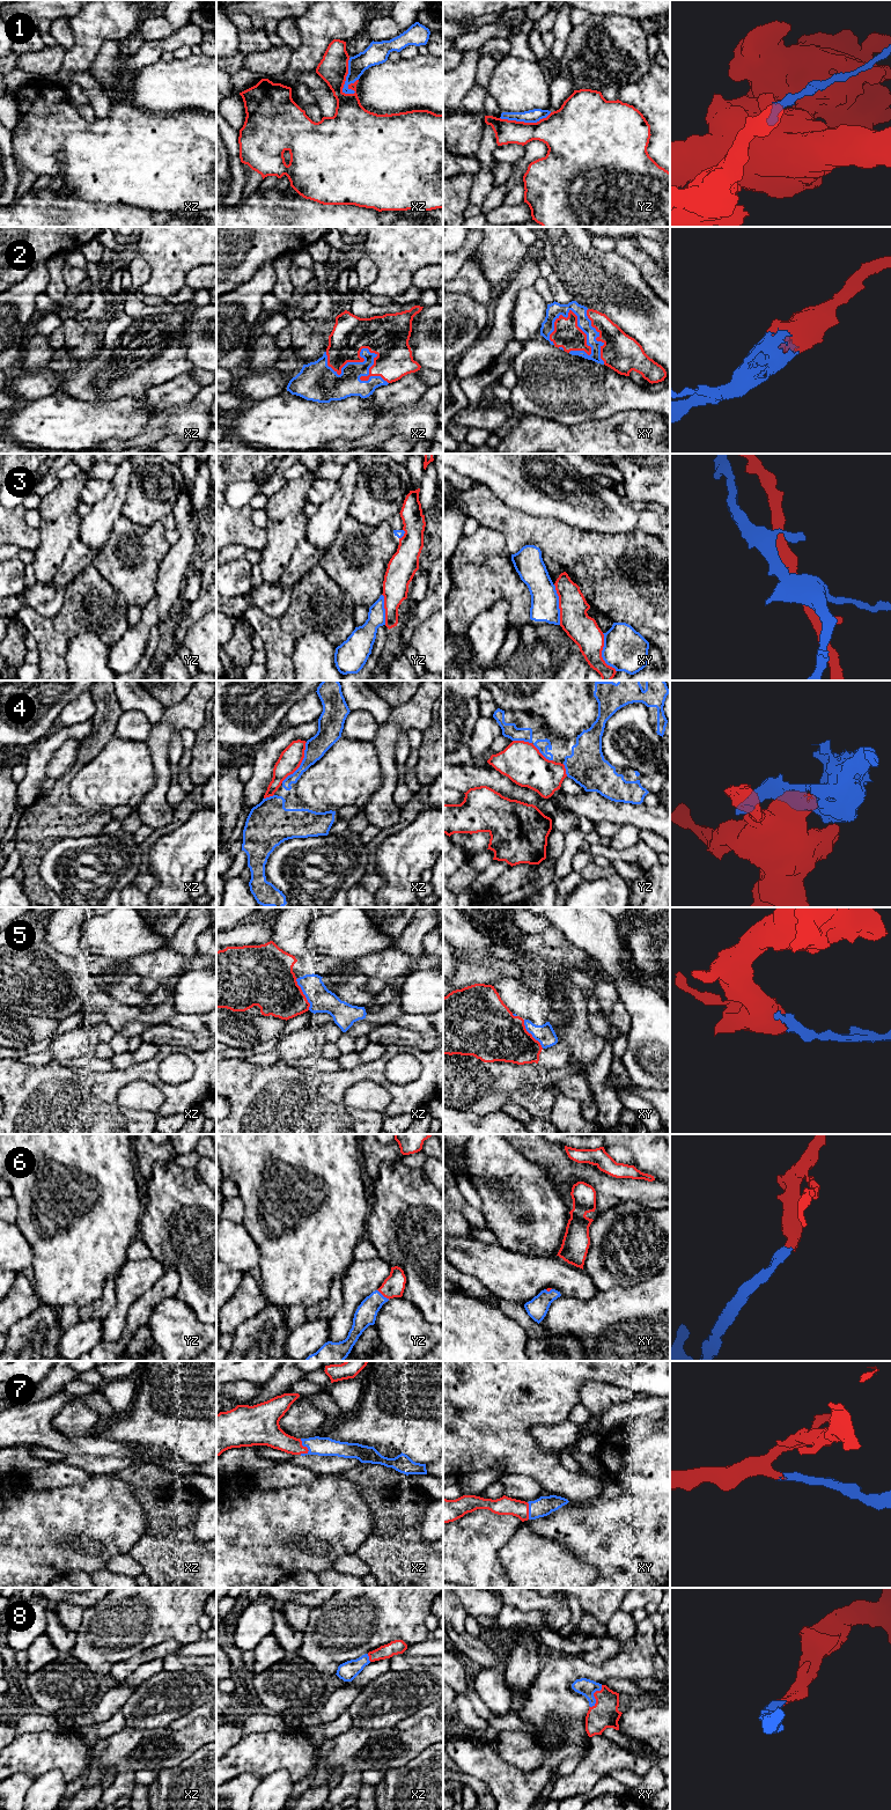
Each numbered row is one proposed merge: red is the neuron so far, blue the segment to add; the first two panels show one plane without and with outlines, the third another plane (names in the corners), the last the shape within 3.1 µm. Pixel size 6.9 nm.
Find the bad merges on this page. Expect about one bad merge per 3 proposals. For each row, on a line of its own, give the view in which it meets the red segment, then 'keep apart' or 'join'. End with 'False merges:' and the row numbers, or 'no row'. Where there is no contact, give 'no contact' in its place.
1: contact in xz; keep apart
2: contact in xz; join
3: contact in xy; keep apart
4: contact in xz; keep apart
5: contact in xz; join
6: contact in yz; join
7: contact in xz; join
8: contact in xy; join
False merges: 1, 3, 4

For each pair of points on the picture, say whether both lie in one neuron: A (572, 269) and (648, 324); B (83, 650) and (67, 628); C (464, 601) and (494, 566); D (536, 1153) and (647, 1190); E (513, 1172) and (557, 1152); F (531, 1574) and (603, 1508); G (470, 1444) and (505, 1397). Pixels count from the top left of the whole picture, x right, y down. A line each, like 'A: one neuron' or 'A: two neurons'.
A: one neuron
B: two neurons
C: one neuron
D: one neuron
E: two neurons
F: two neurons
G: one neuron

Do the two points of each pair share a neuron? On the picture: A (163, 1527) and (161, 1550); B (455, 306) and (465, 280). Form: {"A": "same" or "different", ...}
{"A": "different", "B": "different"}

